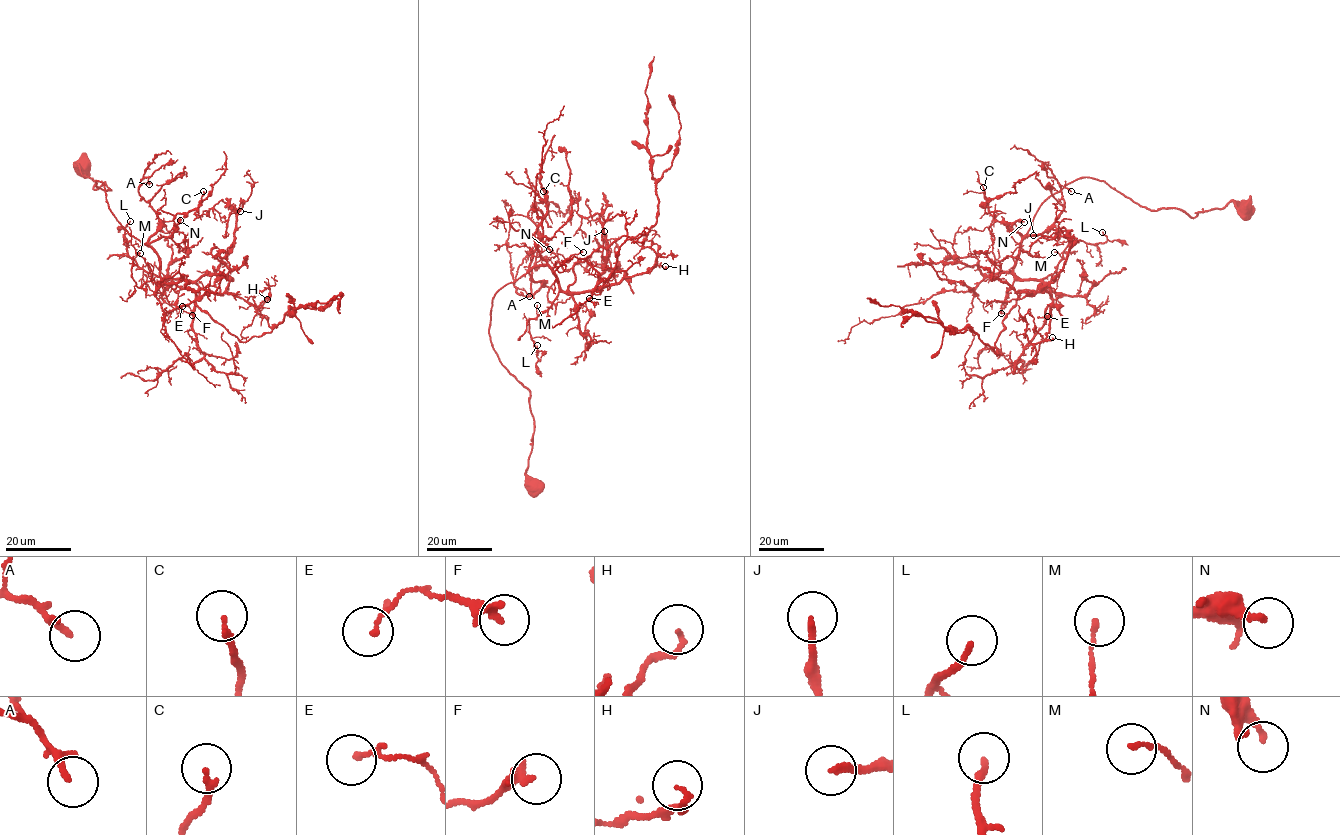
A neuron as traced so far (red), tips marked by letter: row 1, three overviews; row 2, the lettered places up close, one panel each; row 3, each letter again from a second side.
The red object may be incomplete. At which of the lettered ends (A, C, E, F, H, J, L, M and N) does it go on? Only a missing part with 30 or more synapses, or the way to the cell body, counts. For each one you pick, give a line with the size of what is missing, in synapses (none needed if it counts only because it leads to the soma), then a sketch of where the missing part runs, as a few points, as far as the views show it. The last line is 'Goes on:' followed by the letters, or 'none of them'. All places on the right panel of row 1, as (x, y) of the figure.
Goes on: none of them

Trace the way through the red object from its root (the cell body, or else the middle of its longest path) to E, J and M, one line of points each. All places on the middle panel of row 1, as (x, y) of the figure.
E: (535, 485), (526, 473), (530, 391), (491, 346), (493, 296), (546, 265), (565, 291), (600, 287), (589, 298)
J: (535, 485), (530, 391), (491, 346), (492, 298), (539, 265), (565, 291), (593, 289), (619, 270), (604, 231)
M: (535, 485), (530, 391), (501, 363), (489, 326), (494, 294), (546, 265), (559, 294), (537, 316), (537, 305)

